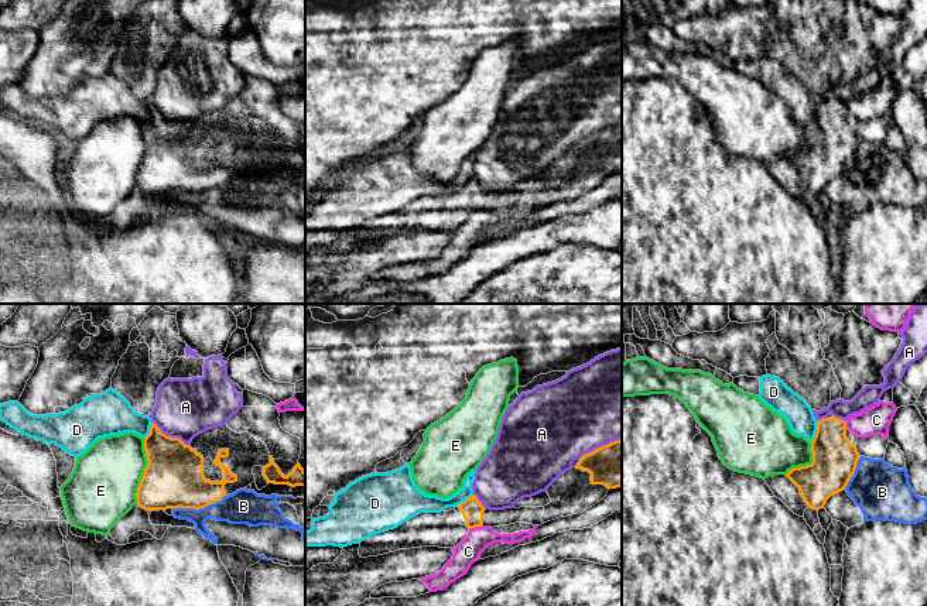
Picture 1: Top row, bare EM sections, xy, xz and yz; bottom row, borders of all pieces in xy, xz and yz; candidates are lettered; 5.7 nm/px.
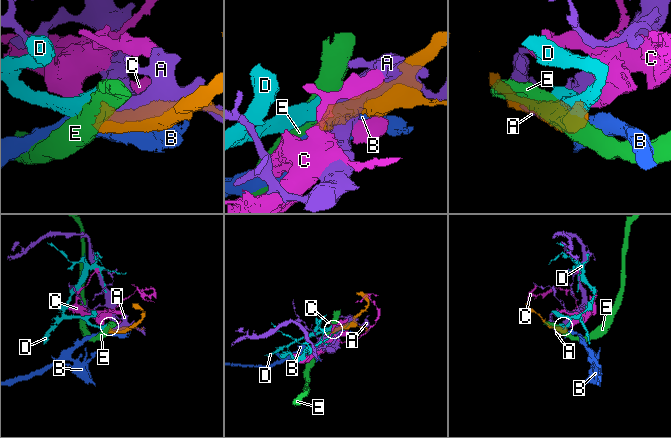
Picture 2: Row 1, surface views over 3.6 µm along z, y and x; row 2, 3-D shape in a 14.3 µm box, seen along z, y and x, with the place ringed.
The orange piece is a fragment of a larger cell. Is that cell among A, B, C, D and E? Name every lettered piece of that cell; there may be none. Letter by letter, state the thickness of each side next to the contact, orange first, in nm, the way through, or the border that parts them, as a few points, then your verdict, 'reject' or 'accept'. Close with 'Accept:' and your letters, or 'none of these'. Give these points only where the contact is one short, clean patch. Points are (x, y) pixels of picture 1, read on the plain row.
A: 340 nm thick on the orange side, 340 nm on the other; reject
B: 340 nm thick on the orange side, 190 nm on the other; reject
C: 130 nm thick on the orange side, 140 nm on the other; border along xz (482, 209), (469, 212); reject
D: 260 nm thick on the orange side, 160 nm on the other; border along yz (818, 105), (816, 119), (810, 125); reject
E: 340 nm thick on the orange side, 380 nm on the other; reject
Accept: none of these

